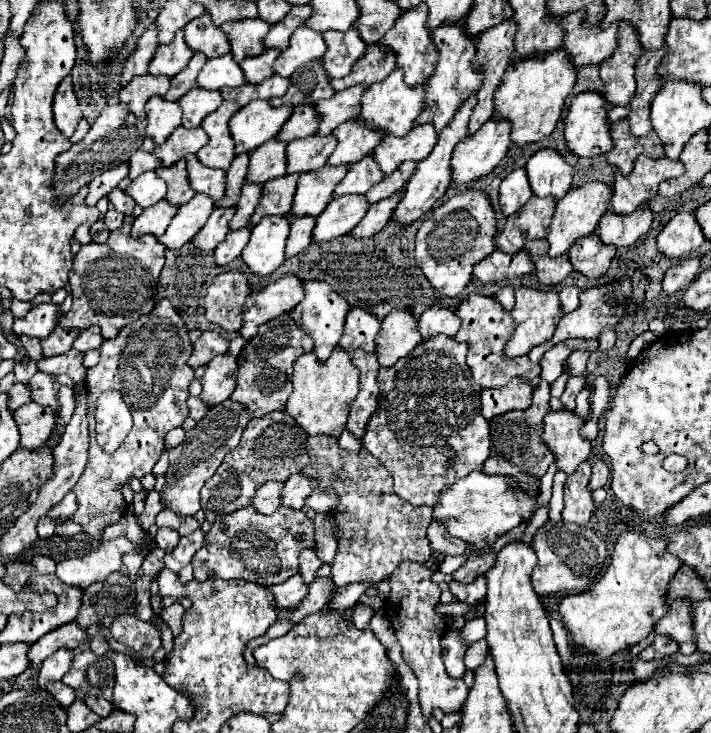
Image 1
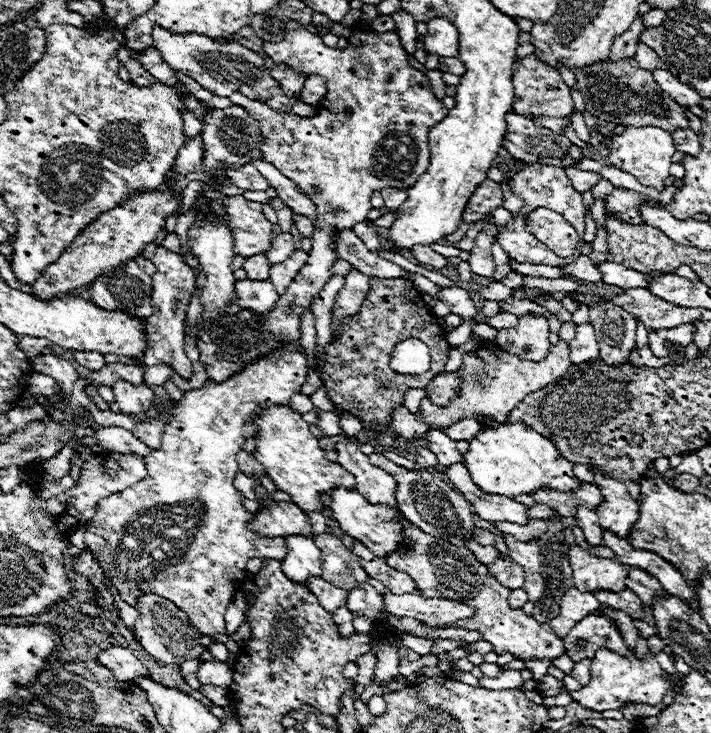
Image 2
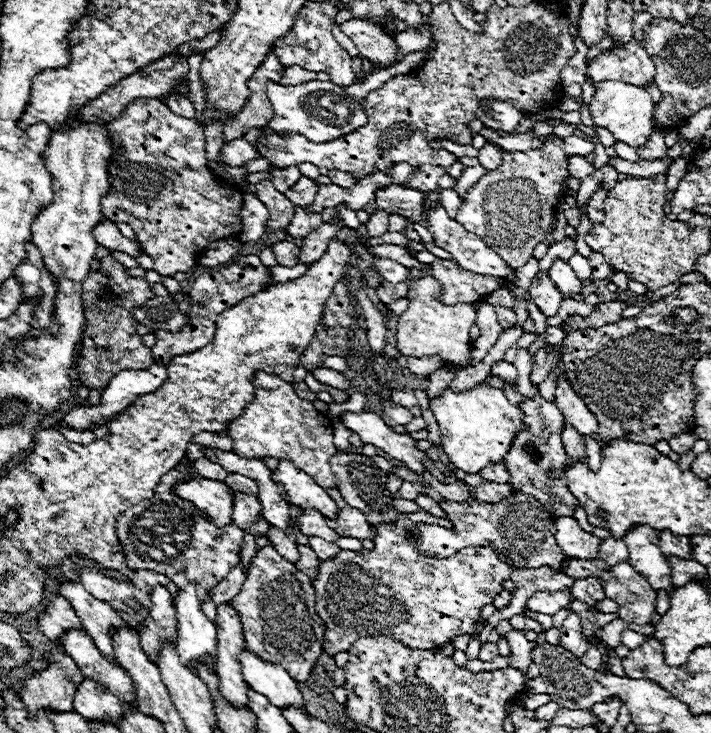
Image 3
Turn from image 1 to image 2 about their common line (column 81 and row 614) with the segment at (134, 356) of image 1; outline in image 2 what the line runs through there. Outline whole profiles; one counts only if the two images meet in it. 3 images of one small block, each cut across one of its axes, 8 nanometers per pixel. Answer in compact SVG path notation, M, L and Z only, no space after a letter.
M488 576L480 596L468 600L470 606L476 608L476 616L462 620L458 624L452 624L452 628L466 628L480 632L482 640L490 642L496 654L512 654L518 660L548 660L552 662L556 656L562 656L564 642L552 632L548 624L538 624L532 616L526 616L522 610L512 610L508 604L508 596L512 590L504 588L496 578Z

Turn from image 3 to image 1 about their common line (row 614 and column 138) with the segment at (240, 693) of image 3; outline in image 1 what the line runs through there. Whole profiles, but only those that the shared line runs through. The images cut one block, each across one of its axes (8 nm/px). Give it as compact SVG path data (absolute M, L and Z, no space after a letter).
M160 200L160 204L154 204L152 208L146 208L132 224L130 236L132 238L140 238L144 234L152 234L152 236L162 236L170 224L170 220L174 218L178 206L168 204L166 200Z

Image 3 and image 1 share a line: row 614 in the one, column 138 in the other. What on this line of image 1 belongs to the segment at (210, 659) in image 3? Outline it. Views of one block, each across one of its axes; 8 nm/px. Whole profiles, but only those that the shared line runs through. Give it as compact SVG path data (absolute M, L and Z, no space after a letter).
M144 172L124 190L138 206L148 208L166 196L166 184L156 176L156 172Z

